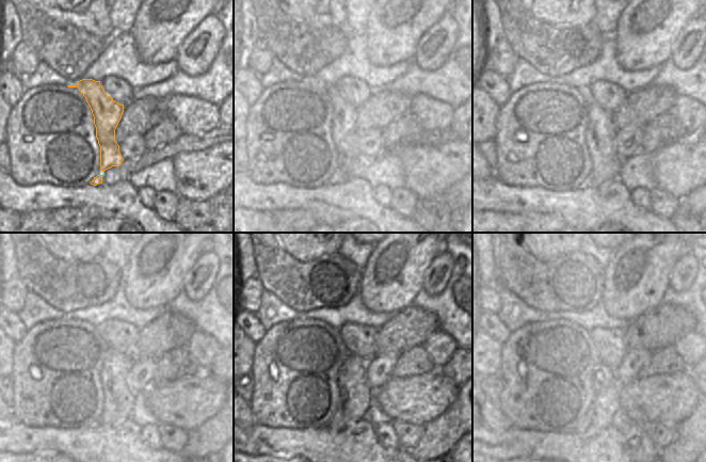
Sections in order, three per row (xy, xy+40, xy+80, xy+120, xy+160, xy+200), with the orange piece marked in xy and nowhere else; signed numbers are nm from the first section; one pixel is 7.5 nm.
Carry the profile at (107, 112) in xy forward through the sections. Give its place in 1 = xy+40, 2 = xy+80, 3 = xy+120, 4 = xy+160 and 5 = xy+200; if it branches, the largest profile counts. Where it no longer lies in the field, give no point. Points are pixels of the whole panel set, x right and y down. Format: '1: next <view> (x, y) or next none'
1: next xy+40 (346, 133)
2: next xy+80 (596, 161)
3: next xy+120 (118, 401)
4: next xy+160 (356, 394)
5: next xy+200 (599, 404)

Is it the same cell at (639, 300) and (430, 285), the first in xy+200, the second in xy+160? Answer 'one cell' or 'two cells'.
two cells

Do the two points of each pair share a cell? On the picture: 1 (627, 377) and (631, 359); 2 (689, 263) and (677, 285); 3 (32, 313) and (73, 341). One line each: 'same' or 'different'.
1: same
2: same
3: different

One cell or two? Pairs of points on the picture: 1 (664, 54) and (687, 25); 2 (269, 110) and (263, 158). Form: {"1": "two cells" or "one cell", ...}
{"1": "one cell", "2": "one cell"}

